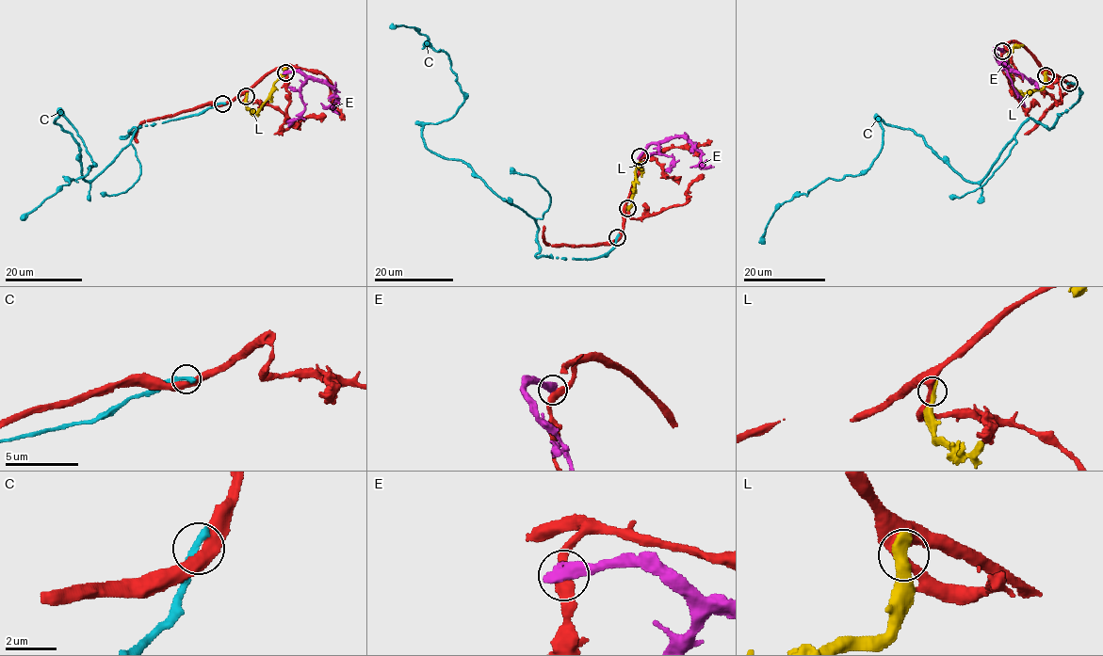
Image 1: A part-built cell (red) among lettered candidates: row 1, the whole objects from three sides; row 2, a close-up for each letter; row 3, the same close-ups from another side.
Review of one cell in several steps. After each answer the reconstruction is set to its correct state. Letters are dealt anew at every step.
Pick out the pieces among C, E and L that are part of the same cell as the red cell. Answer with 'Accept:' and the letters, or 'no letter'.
Accept: no letter

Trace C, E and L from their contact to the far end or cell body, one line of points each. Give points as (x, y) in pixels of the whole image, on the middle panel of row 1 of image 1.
C: (617, 237), (602, 256), (536, 257), (532, 217), (425, 146), (423, 125), (464, 96), (444, 52), (391, 27)
E: (640, 156), (653, 143), (684, 136), (700, 152), (702, 165), (714, 166)
L: (627, 208), (630, 208), (637, 165), (640, 165), (641, 176)

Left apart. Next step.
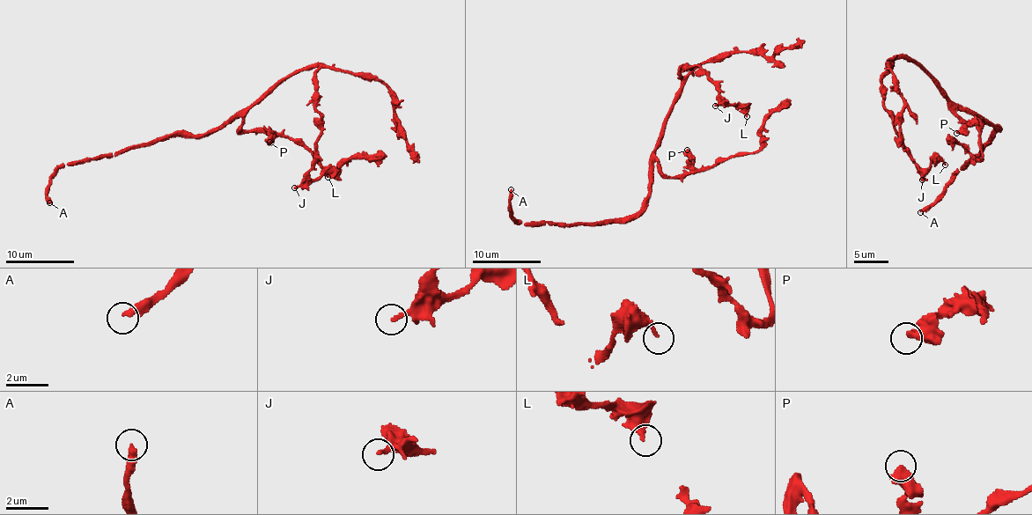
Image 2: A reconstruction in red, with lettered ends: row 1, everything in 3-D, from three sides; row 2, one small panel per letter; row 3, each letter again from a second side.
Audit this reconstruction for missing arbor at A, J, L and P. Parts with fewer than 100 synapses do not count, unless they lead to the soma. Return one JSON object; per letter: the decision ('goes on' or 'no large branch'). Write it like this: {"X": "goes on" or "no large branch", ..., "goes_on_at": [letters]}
{"A": "goes on", "J": "no large branch", "L": "no large branch", "P": "no large branch", "goes_on_at": ["A"]}

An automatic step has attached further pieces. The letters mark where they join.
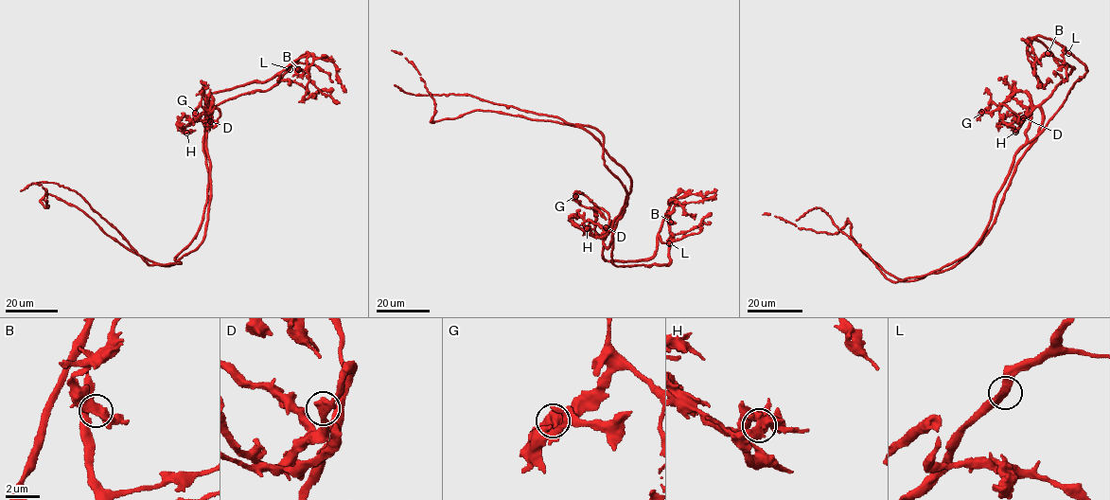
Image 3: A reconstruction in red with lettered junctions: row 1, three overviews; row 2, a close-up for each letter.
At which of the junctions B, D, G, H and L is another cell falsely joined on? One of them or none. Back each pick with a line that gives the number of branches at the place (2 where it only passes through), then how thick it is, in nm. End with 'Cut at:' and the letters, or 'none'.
G: Branches: 2. Thickness 700 nm
Cut at: G

